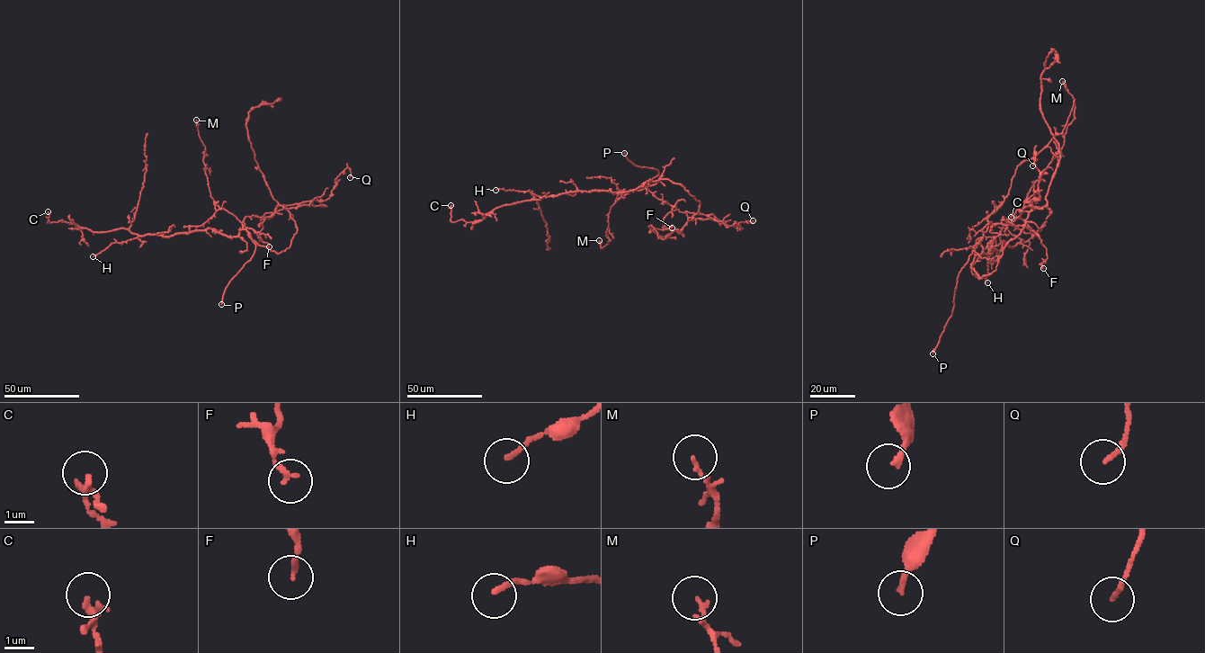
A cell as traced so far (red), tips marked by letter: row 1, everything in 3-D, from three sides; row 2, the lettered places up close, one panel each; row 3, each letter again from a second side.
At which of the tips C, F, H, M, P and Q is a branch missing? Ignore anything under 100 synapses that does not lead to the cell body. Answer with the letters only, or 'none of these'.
P

